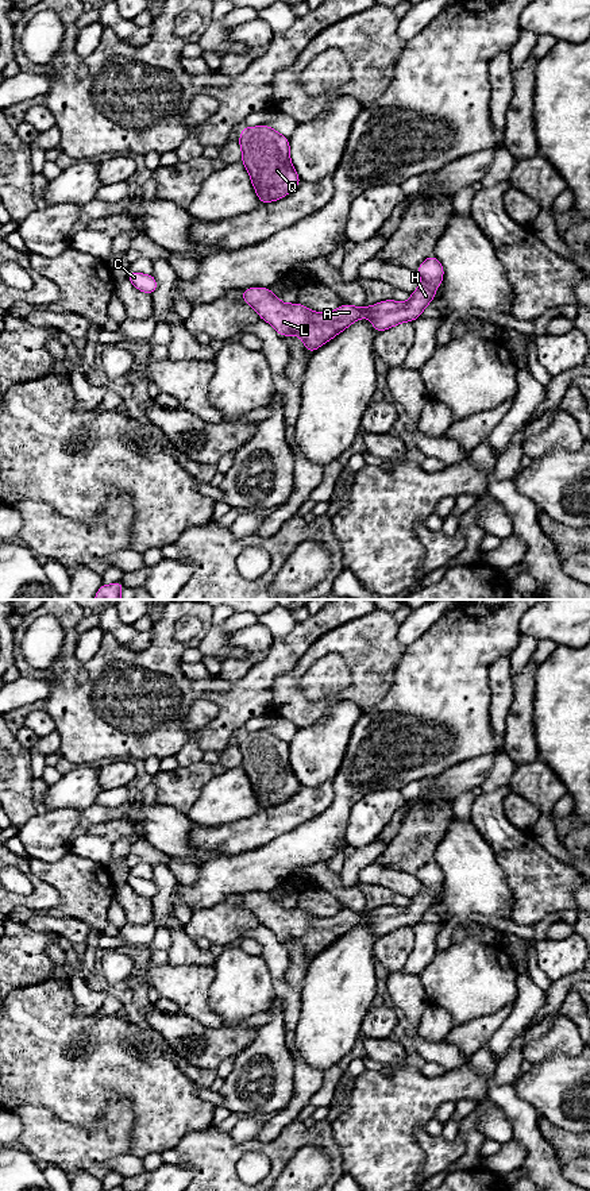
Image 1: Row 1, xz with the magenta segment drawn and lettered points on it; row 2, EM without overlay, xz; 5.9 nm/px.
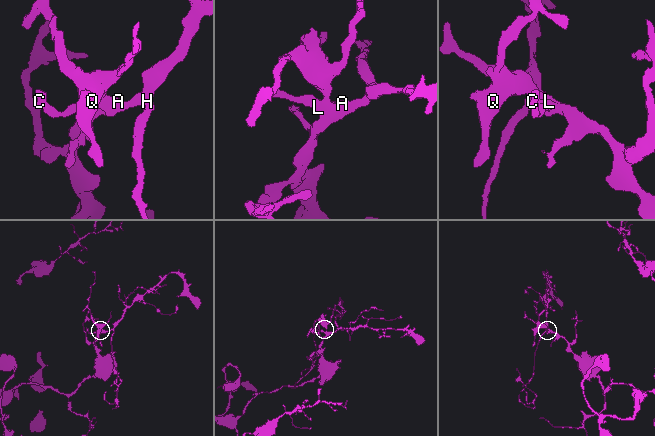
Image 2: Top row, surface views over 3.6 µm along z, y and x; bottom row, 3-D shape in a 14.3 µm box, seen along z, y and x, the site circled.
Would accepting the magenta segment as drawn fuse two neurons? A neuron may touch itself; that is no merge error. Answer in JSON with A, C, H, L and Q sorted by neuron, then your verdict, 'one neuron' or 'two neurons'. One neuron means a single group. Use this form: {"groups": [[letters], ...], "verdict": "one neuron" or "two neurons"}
{"groups": [["A", "C", "H", "L", "Q"]], "verdict": "one neuron"}

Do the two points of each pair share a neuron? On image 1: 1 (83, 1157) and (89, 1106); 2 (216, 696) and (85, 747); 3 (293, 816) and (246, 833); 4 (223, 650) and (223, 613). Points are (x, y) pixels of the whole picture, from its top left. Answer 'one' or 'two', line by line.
1: two
2: one
3: one
4: one

